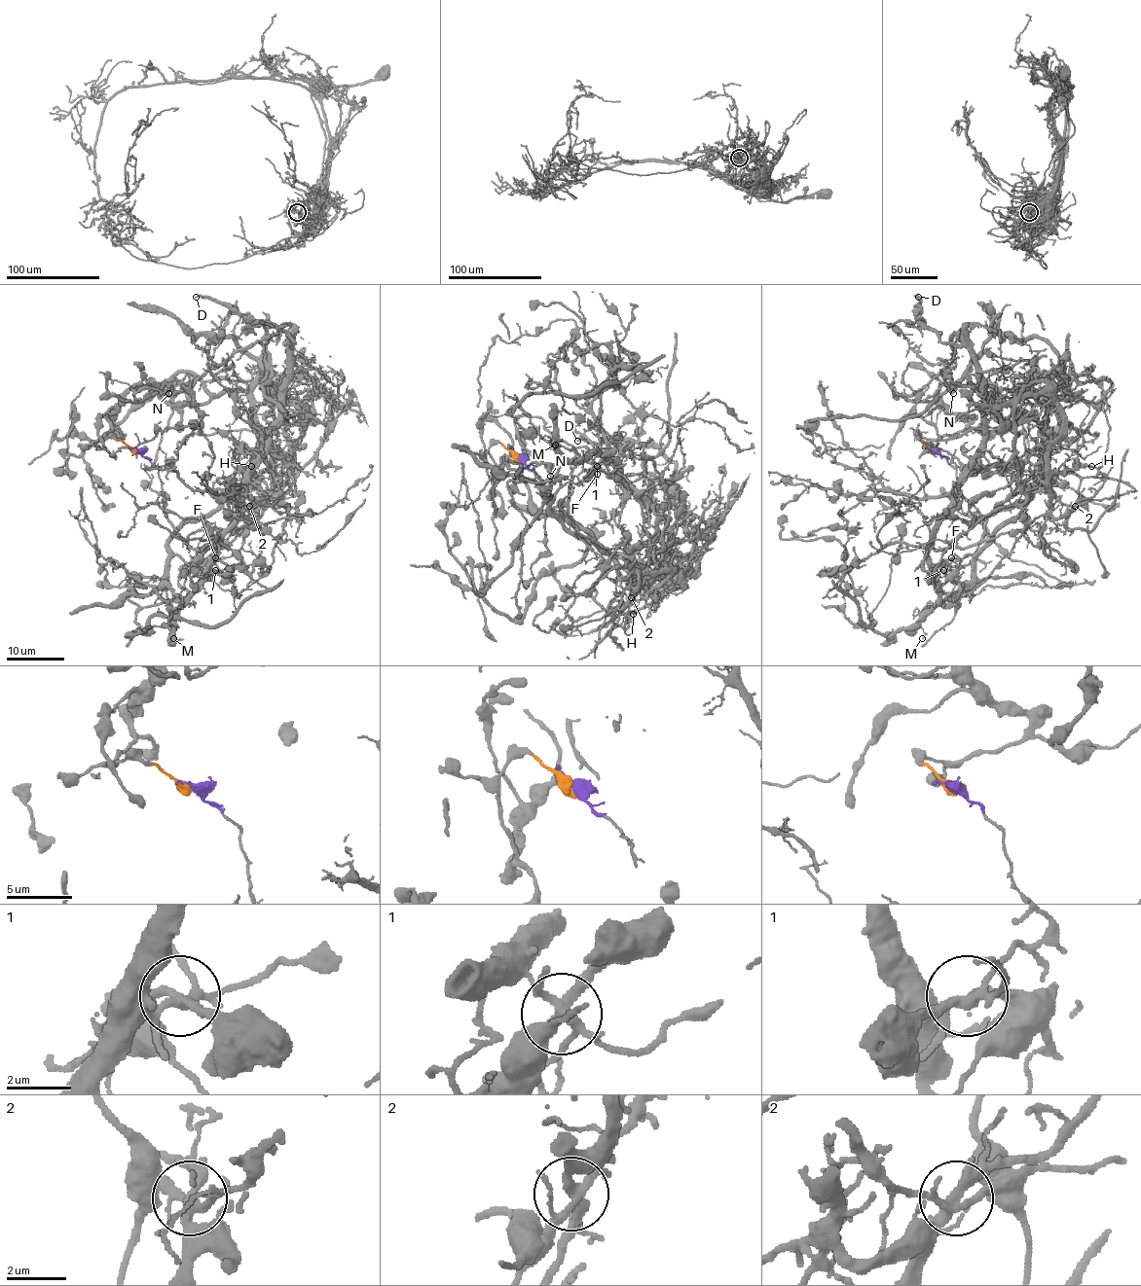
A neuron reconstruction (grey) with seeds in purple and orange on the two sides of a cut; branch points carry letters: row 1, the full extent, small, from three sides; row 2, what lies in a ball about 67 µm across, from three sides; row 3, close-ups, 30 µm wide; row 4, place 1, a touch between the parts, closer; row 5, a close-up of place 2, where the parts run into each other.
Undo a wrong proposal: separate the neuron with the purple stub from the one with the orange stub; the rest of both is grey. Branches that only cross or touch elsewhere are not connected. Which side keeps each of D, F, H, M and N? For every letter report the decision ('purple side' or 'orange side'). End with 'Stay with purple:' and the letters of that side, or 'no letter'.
D: purple side
F: purple side
H: orange side
M: purple side
N: orange side
Stay with purple: D, F, M

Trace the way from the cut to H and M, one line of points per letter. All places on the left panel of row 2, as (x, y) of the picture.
H: (135, 449), (103, 438), (137, 384), (172, 405), (243, 391), (253, 470), (277, 488), (258, 517), (252, 466)
M: (135, 449), (159, 470), (165, 517), (189, 547), (212, 550), (212, 566), (173, 623), (173, 638)

